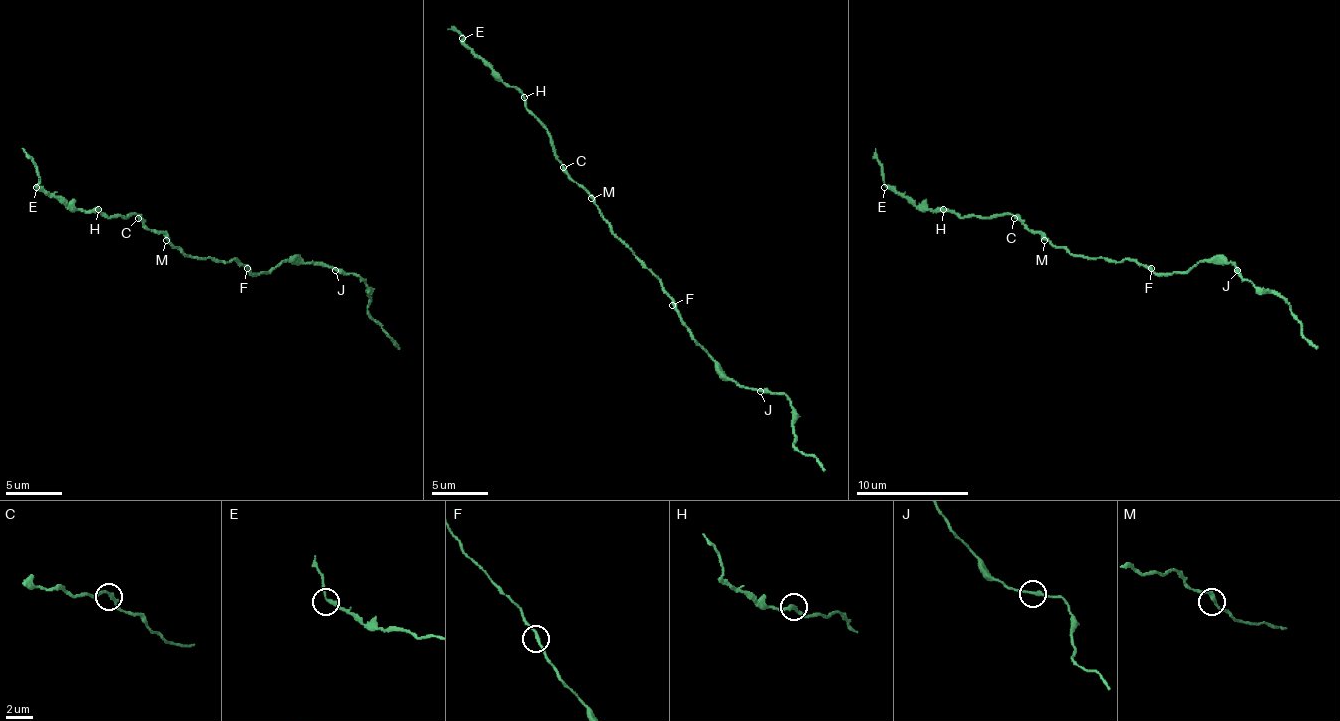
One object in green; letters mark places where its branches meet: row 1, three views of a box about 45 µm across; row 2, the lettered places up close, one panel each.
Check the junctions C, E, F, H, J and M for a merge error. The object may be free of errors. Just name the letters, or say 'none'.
none

